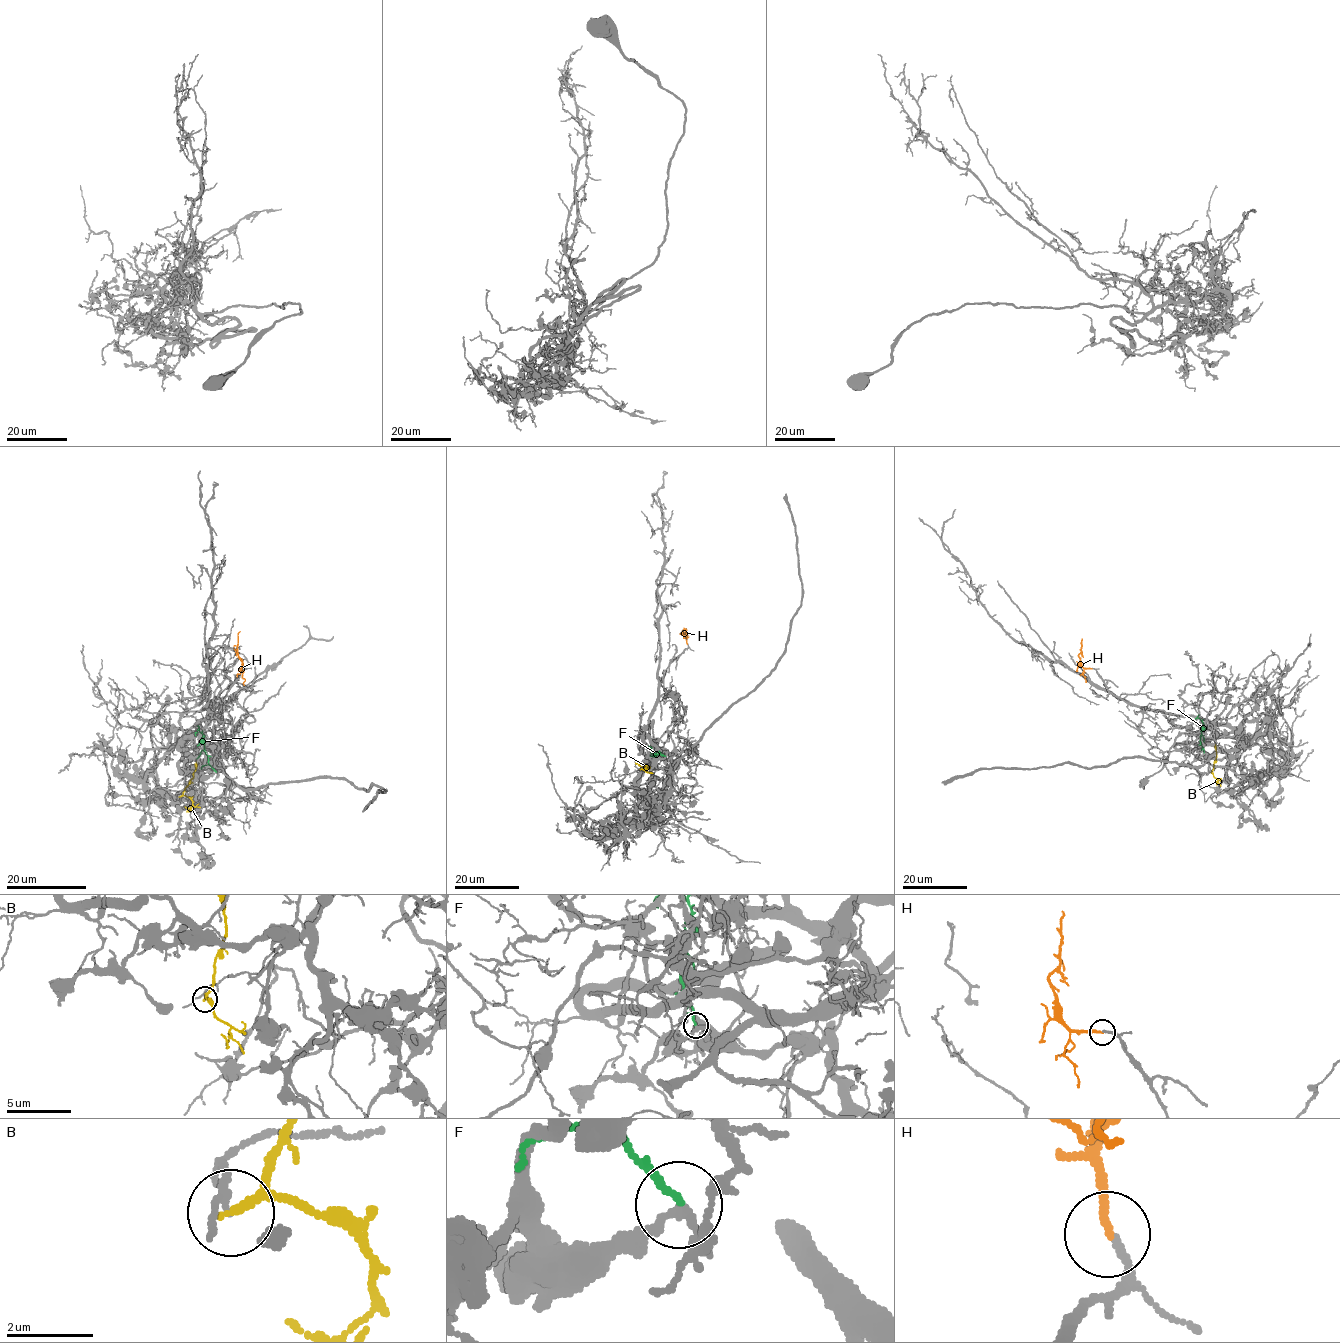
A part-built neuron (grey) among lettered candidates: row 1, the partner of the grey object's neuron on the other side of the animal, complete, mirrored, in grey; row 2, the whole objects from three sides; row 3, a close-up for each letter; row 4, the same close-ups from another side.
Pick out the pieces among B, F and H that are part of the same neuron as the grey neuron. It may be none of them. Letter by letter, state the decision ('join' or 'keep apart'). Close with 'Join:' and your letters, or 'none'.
B: keep apart
F: keep apart
H: join
Join: H

